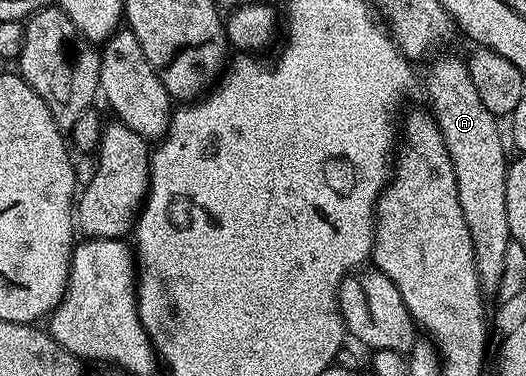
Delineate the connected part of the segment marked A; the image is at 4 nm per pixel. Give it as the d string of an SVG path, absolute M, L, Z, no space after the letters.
M440 57L428 69L428 101L432 104L430 108L431 116L436 118L436 125L442 131L442 139L446 143L446 151L450 151L450 159L454 163L454 175L458 183L458 203L462 203L462 213L466 215L466 225L470 227L470 235L474 243L474 255L476 256L476 266L478 267L478 279L480 280L480 288L485 294L492 295L497 292L500 280L502 279L503 268L505 266L505 256L507 245L510 240L510 227L506 223L506 175L508 174L509 158L504 158L504 141L506 145L506 137L500 134L500 125L497 114L492 113L486 107L486 103L482 103L482 98L478 96L478 91L474 87L474 79L470 79L470 71L467 64L463 60L460 61L456 57Z

